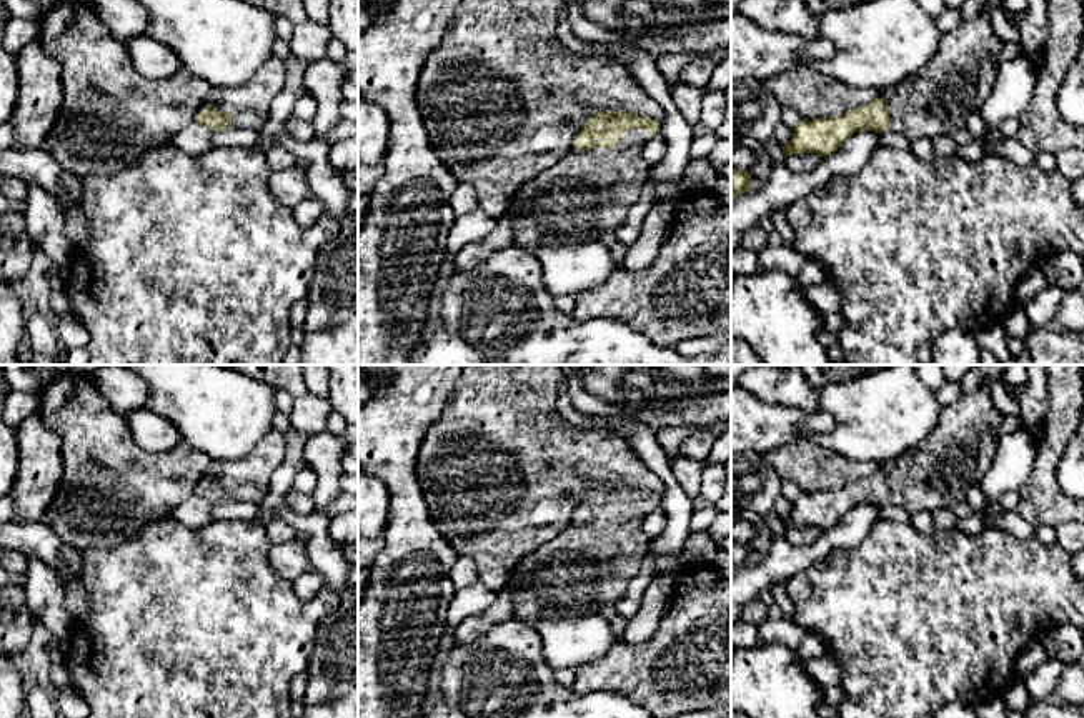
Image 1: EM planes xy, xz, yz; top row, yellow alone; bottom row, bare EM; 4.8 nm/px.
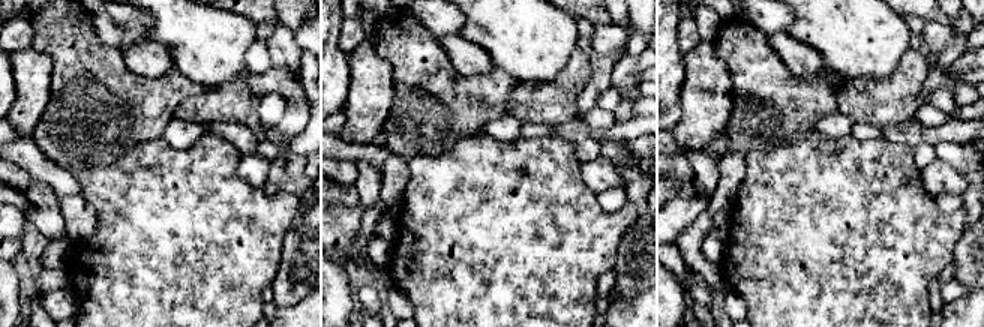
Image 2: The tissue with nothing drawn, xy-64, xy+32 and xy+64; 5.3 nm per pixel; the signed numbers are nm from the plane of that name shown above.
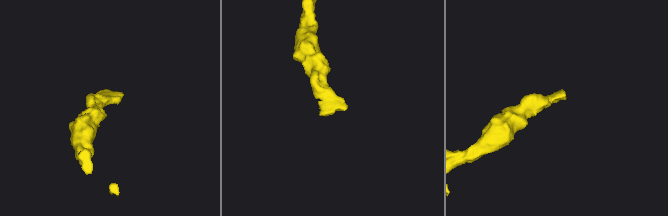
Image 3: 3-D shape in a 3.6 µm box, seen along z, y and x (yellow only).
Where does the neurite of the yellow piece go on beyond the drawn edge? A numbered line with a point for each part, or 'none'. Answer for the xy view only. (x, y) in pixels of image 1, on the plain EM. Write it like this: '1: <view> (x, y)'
1: xy (248, 478)

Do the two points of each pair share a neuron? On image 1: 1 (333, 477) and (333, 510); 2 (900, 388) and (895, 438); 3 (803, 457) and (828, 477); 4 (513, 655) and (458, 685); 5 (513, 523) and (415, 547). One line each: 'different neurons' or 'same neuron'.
1: different neurons
2: same neuron
3: same neuron
4: same neuron
5: different neurons

